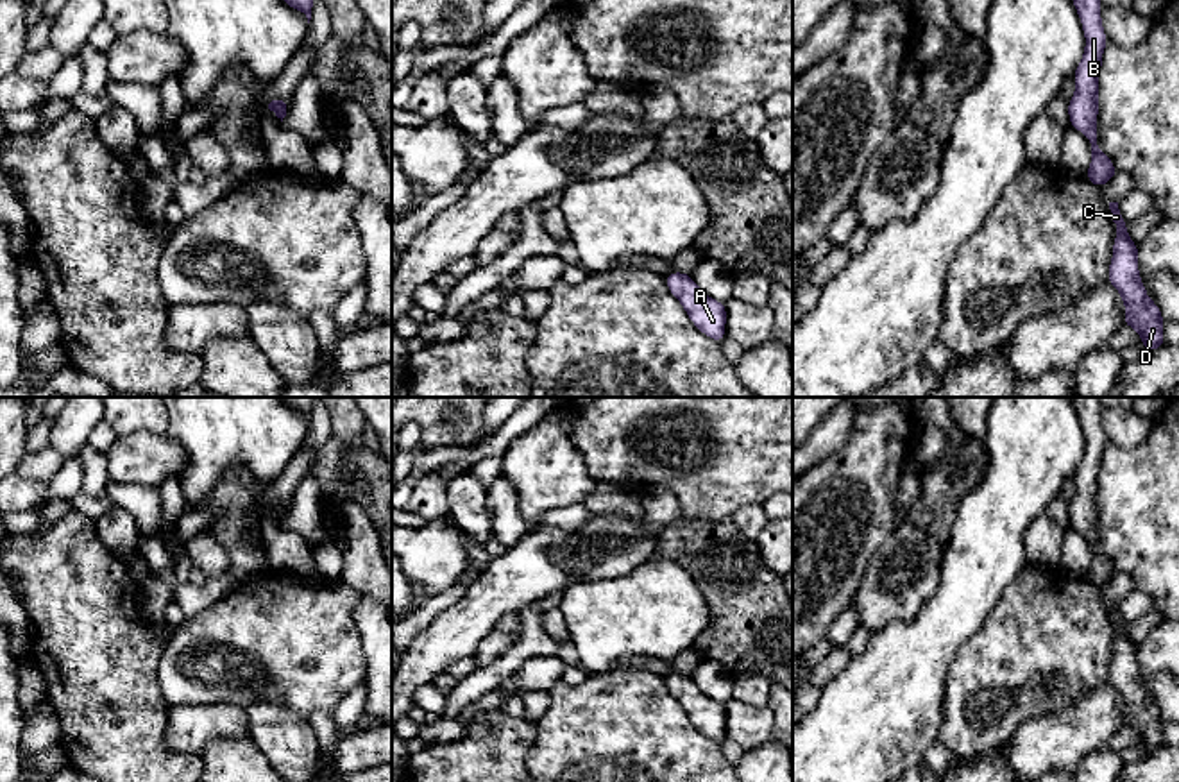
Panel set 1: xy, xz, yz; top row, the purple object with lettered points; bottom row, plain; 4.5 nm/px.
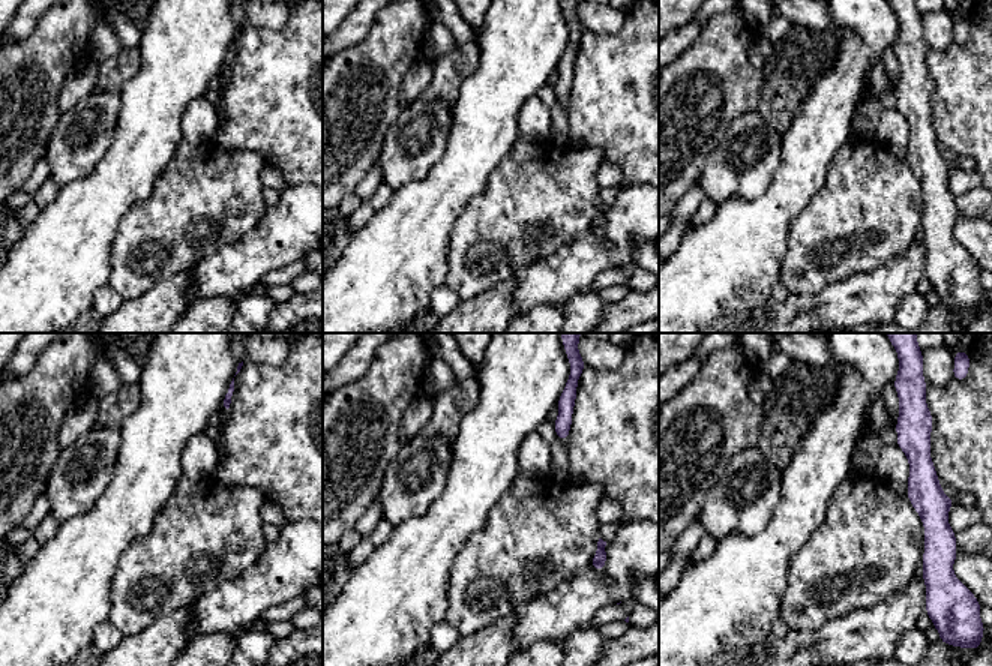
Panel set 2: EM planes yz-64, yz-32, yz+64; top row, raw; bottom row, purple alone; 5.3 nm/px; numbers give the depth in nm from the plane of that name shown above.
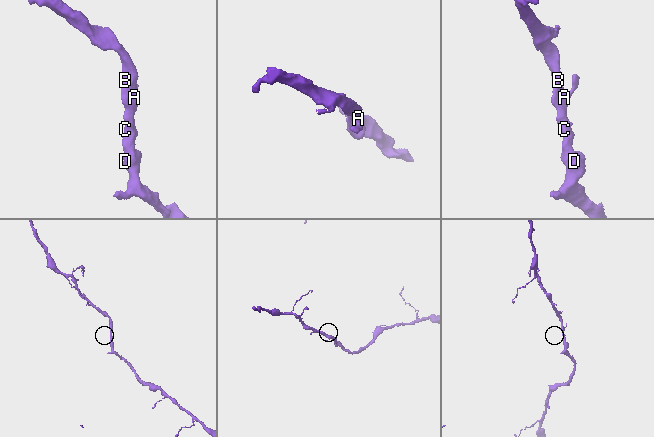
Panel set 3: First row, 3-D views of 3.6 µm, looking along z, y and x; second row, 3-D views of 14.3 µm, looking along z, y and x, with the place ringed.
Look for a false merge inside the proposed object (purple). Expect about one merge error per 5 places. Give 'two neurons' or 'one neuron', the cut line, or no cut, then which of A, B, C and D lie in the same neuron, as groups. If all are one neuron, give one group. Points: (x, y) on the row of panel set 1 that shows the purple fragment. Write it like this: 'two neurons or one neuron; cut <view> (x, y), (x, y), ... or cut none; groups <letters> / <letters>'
one neuron; cut none; groups A B C D

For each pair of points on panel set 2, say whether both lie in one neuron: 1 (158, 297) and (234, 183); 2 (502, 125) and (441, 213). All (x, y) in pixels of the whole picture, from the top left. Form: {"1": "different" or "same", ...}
{"1": "different", "2": "same"}

